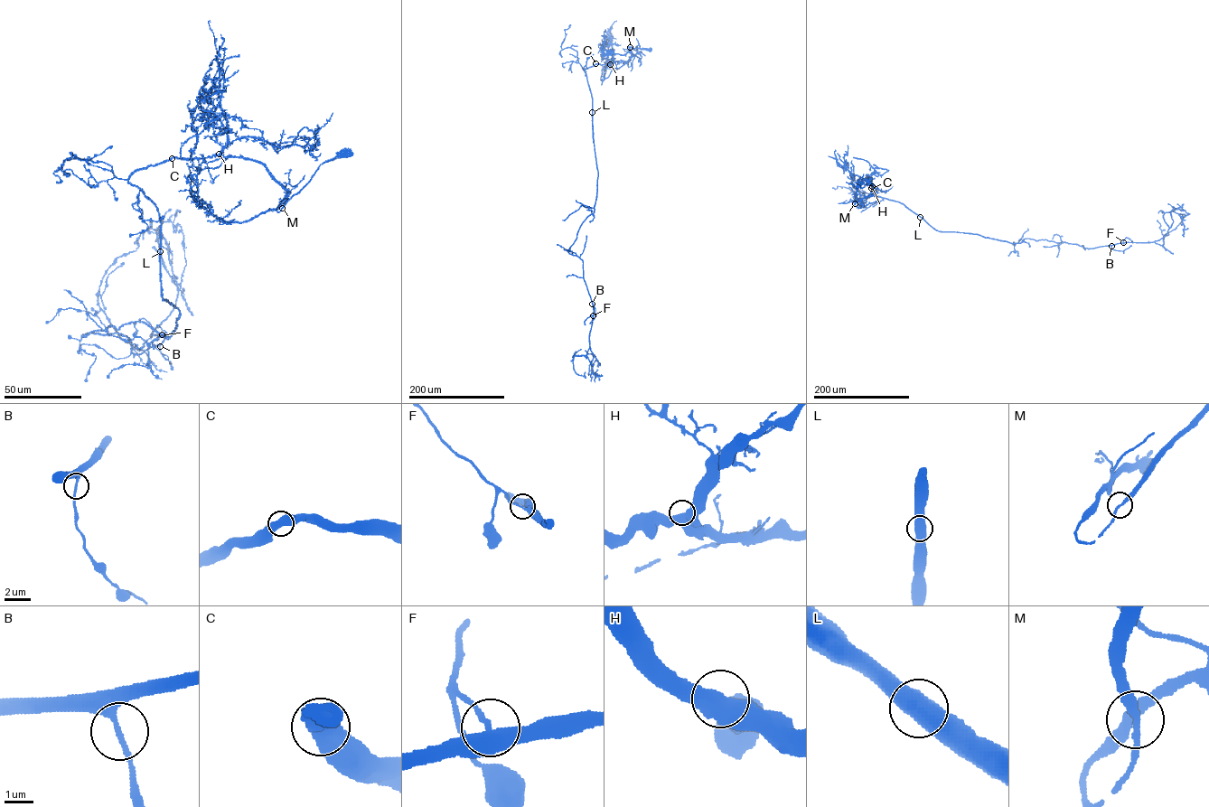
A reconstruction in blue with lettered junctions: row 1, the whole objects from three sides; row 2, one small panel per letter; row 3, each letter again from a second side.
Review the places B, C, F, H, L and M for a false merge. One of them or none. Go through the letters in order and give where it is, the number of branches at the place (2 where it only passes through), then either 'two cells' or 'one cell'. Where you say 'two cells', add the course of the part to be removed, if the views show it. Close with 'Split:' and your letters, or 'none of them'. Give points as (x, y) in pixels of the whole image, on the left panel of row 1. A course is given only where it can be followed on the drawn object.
B: place (160, 346); branches 2; one cell
C: place (172, 158); branches 2; one cell
F: place (162, 334); branches 2; one cell
H: place (219, 154); branches 2; one cell
L: place (160, 251); branches 2; one cell
M: place (282, 208); branches 2; one cell
Split: none of them

